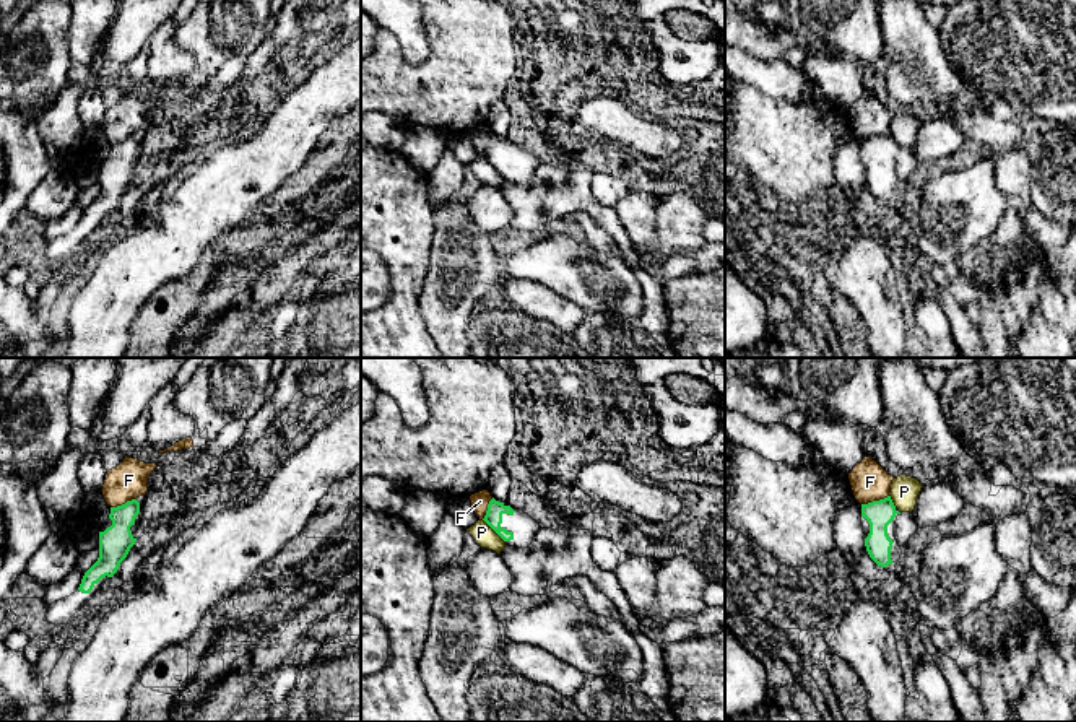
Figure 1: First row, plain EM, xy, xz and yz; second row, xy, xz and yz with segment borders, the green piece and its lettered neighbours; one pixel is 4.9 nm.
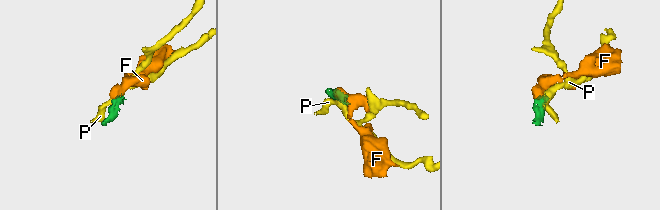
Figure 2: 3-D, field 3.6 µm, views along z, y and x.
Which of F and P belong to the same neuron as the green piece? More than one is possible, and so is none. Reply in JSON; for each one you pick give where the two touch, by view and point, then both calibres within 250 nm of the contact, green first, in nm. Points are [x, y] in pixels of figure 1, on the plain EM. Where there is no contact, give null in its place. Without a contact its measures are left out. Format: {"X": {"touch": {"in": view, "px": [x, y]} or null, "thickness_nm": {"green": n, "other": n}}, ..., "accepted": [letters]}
{"accepted": []}

